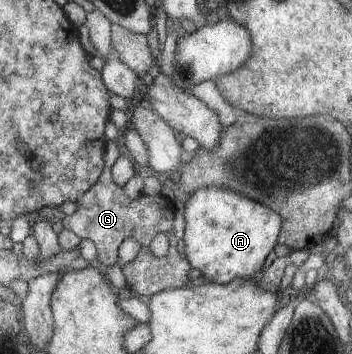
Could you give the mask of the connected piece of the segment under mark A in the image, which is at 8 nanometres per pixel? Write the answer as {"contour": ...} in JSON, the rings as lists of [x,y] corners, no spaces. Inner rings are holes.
{"contour":[[[223,188],[198,189],[184,199],[183,217],[185,221],[182,239],[184,241],[184,256],[188,264],[197,269],[209,282],[226,284],[231,280],[241,278],[241,275],[251,275],[261,269],[263,259],[275,245],[275,237],[280,233],[282,224],[280,214],[267,206],[246,198],[238,193]]]}

